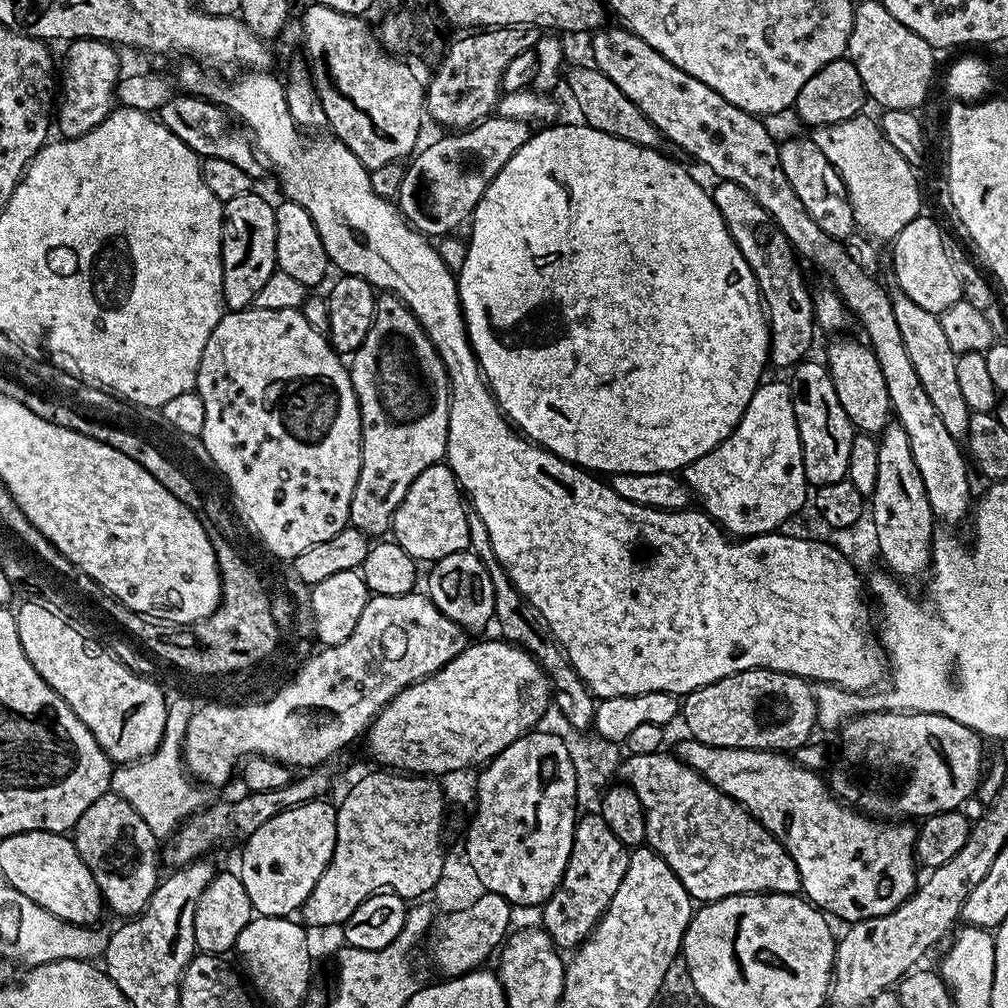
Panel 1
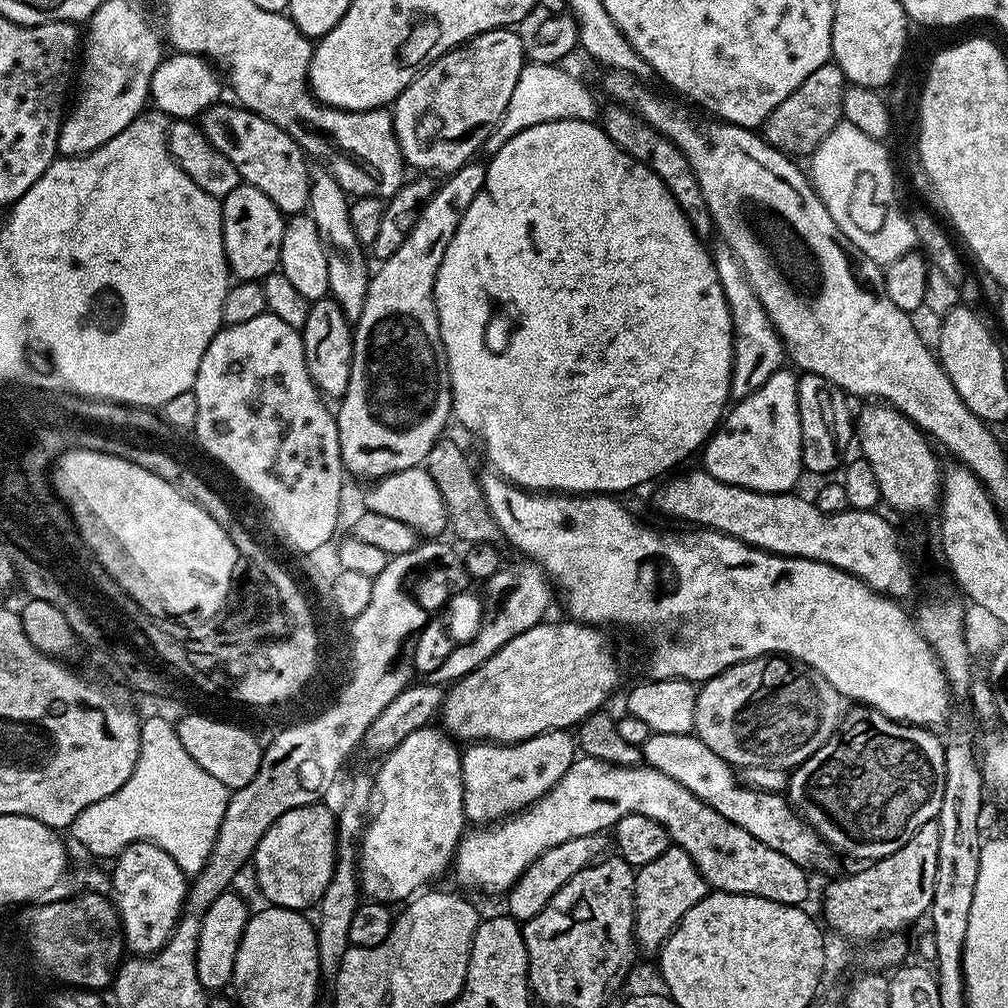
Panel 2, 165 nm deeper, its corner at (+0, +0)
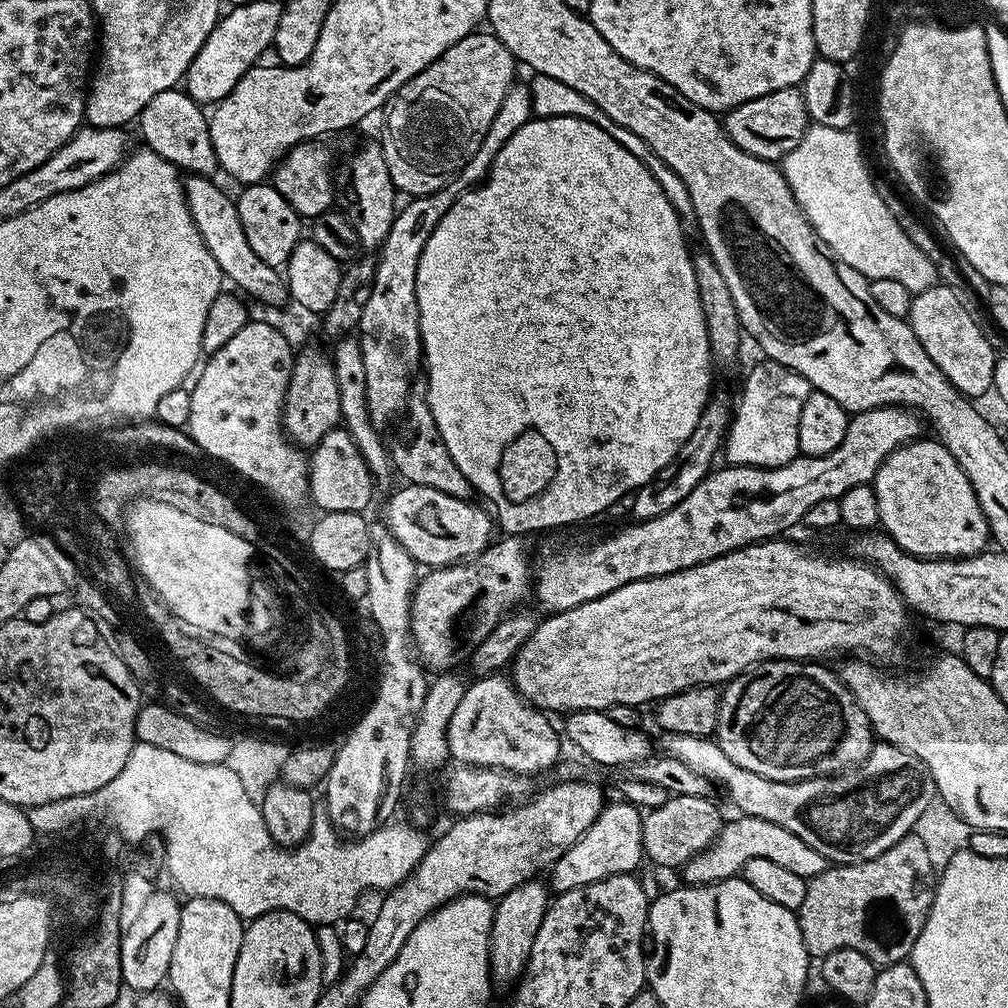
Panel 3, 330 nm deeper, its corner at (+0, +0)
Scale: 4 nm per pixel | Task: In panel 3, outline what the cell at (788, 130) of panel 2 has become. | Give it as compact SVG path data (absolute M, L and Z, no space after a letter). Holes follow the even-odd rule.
M799 87L774 90L770 94L762 94L762 98L742 102L723 113L722 123L724 133L731 138L734 146L746 150L746 154L773 162L783 161L790 150L802 142L810 127L804 93Z

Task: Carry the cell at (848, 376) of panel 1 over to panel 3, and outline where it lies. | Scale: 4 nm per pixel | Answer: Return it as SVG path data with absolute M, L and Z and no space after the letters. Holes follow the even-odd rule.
M921 438L893 450L876 471L874 487L878 498L879 527L903 552L925 556L928 560L958 560L978 556L989 547L988 523L970 486L970 478L966 478L954 454L950 454L939 440Z

